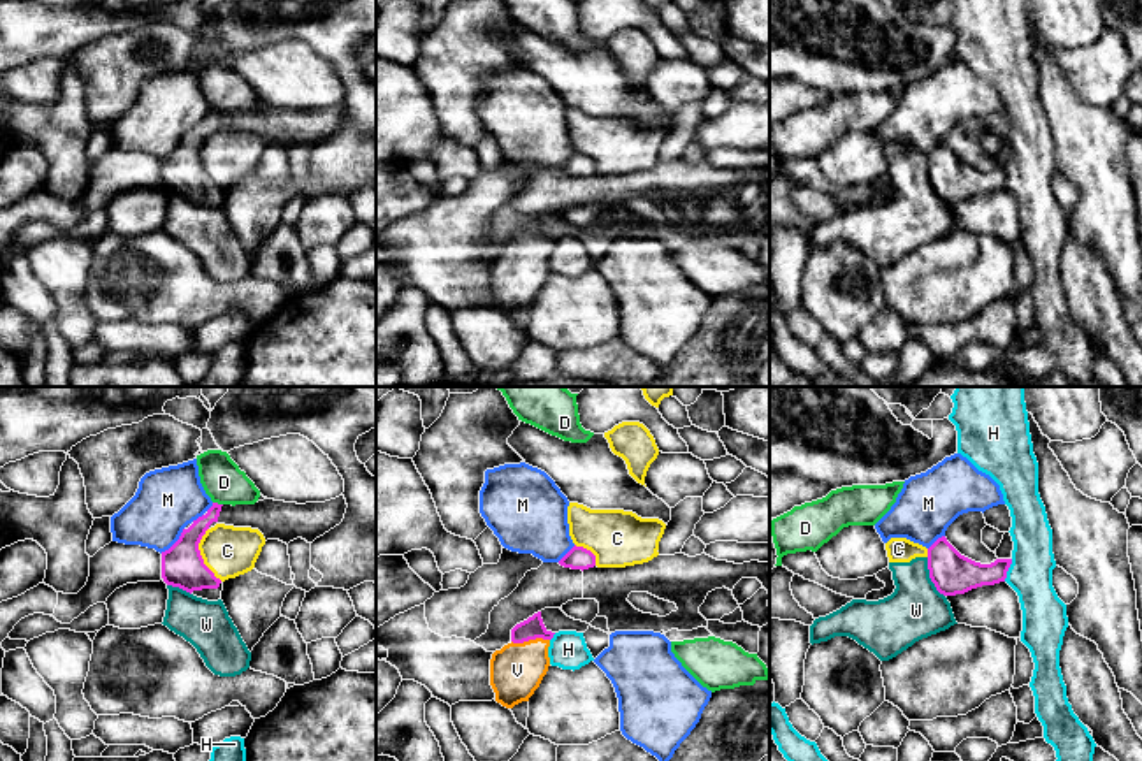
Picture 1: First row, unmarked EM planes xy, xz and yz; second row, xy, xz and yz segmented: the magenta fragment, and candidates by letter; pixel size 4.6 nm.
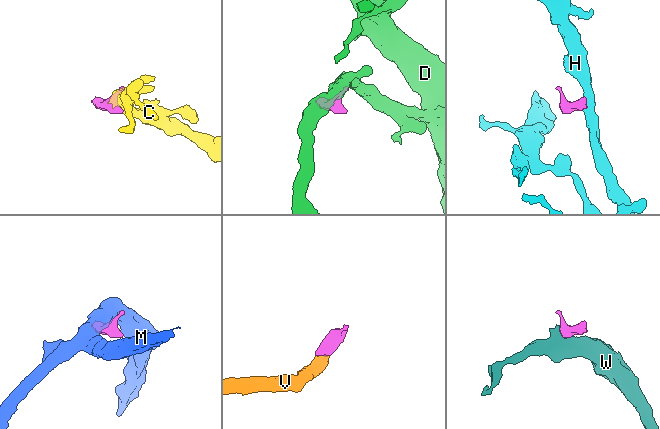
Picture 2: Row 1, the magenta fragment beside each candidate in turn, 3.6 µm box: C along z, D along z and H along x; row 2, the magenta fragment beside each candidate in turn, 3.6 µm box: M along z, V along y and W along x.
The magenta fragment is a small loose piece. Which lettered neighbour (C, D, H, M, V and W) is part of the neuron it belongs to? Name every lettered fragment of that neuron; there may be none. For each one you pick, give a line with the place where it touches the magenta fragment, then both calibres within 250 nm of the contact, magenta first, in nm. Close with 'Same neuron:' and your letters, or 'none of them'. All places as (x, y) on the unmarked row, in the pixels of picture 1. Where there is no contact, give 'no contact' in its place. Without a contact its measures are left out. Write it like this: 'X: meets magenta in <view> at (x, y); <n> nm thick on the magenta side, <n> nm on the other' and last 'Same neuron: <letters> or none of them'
V: meets magenta in xz at (529, 245); 100 nm thick on the magenta side, 240 nm on the other
Same neuron: V

